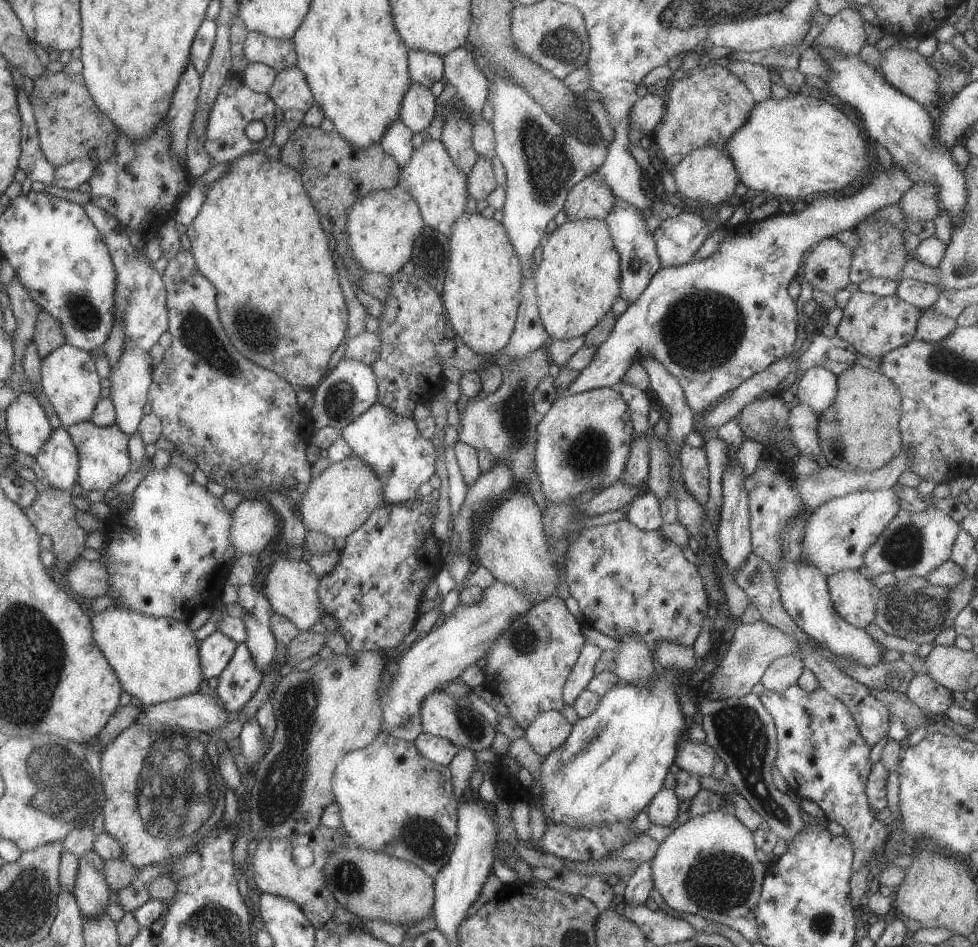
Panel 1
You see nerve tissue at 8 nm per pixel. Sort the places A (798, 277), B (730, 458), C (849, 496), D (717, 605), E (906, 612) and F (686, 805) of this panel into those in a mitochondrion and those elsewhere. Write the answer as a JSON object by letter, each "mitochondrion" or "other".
{"A":"other","B":"other","C":"other","D":"other","E":"mitochondrion","F":"other"}

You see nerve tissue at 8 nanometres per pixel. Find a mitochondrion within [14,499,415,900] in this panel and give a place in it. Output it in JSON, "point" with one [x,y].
{"point":[175,786]}

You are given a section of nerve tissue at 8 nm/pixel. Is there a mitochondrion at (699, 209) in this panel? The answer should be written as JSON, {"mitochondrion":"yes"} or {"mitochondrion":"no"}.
{"mitochondrion":"no"}

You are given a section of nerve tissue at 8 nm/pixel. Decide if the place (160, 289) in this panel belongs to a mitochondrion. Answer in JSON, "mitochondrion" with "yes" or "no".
{"mitochondrion":"no"}

